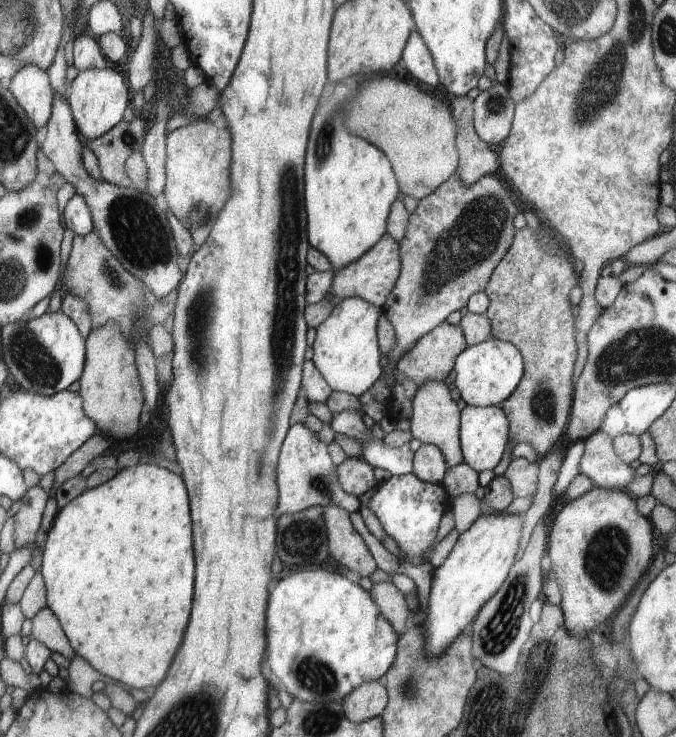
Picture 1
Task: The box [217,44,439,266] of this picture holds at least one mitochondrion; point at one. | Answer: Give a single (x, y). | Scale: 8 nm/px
(324, 140)

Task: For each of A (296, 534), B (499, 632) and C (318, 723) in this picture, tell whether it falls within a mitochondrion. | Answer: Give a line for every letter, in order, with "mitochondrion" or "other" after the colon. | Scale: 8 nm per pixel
A: mitochondrion
B: mitochondrion
C: mitochondrion

